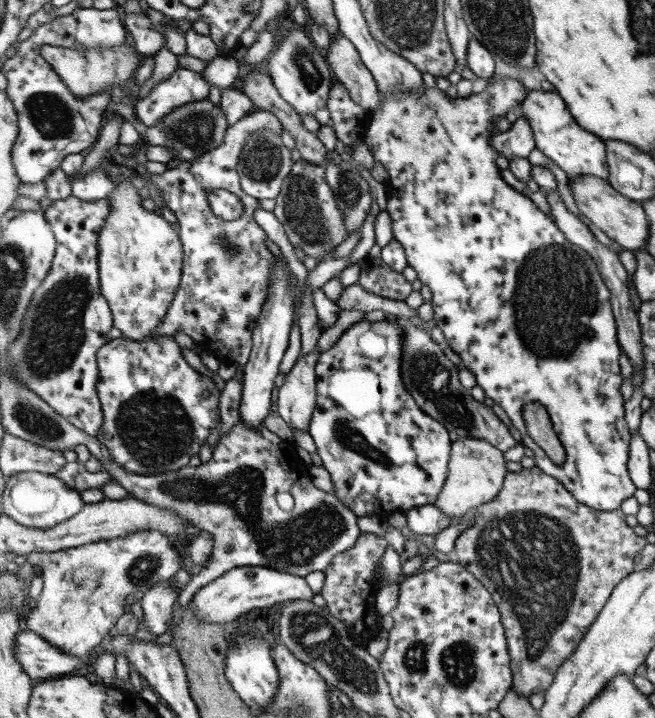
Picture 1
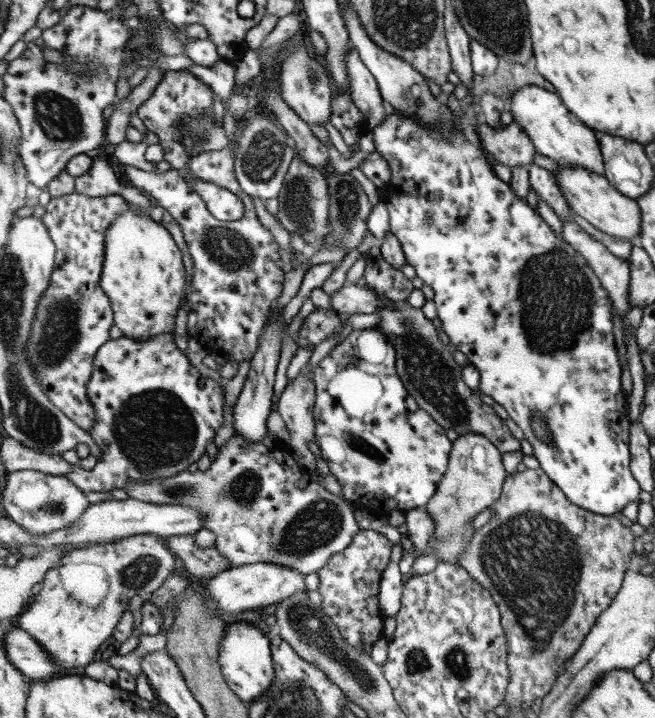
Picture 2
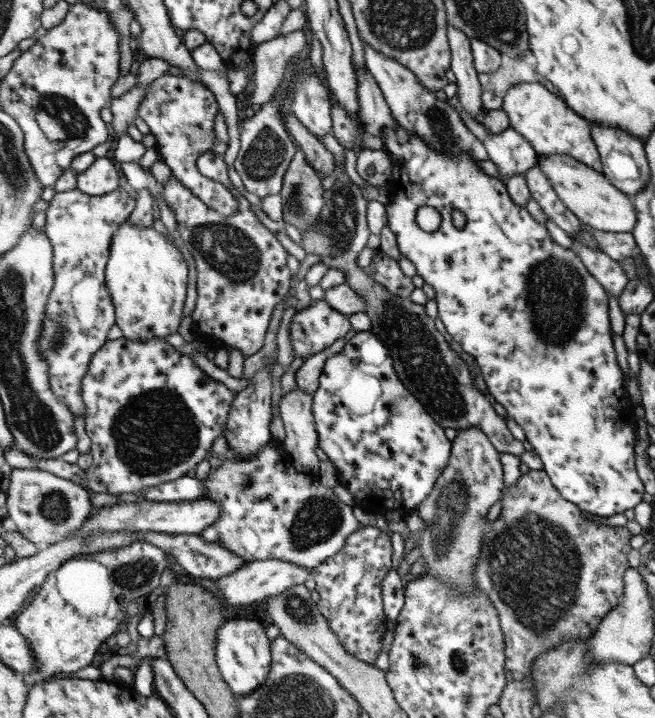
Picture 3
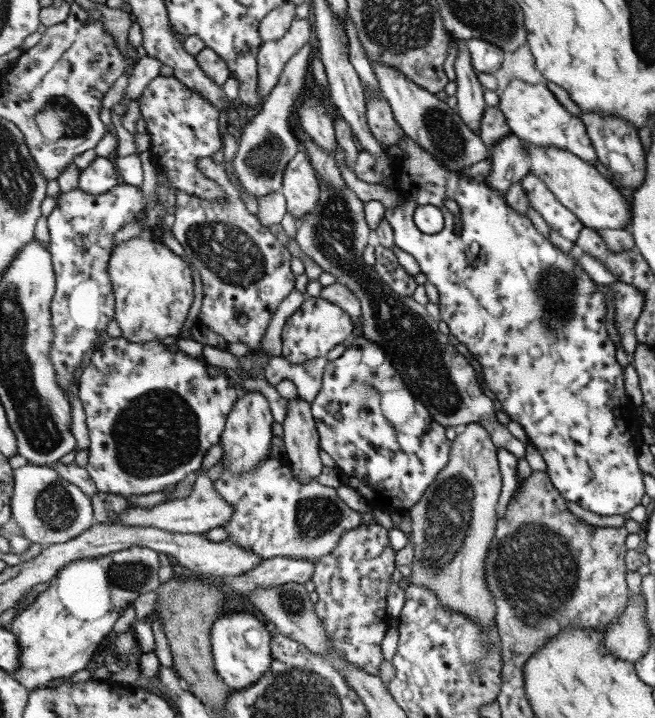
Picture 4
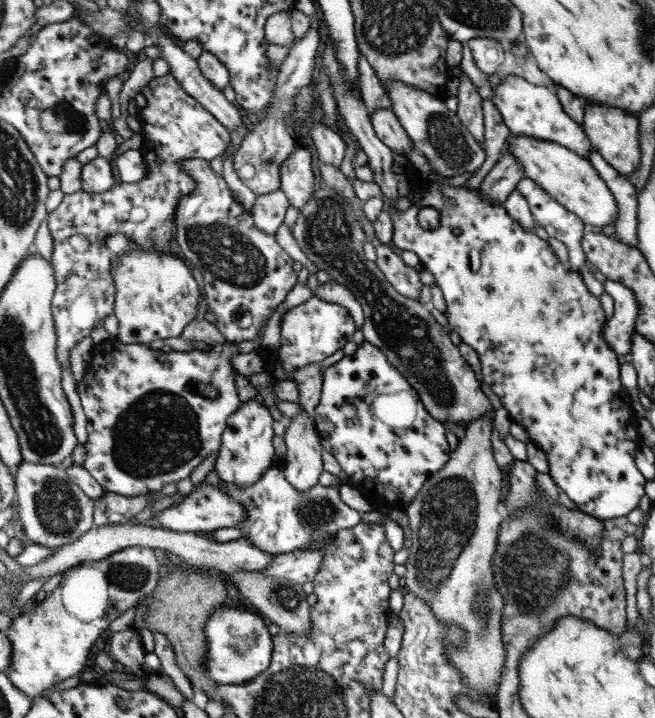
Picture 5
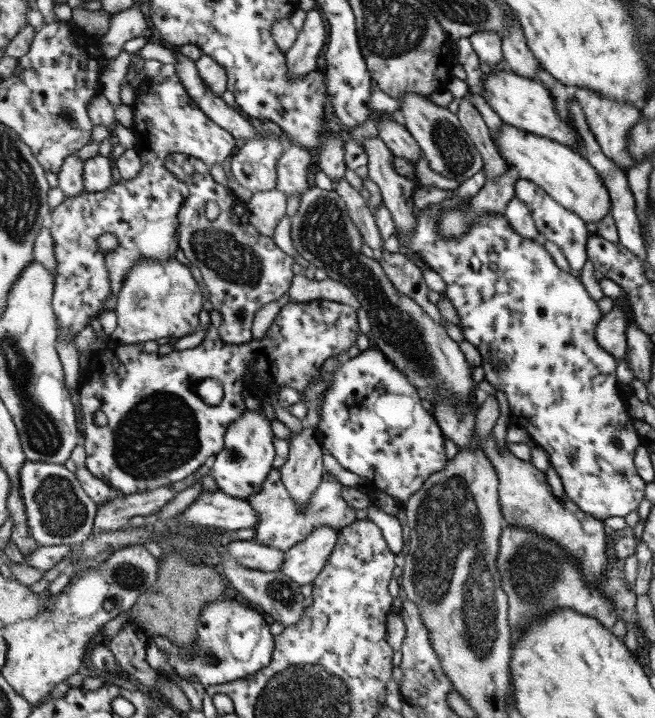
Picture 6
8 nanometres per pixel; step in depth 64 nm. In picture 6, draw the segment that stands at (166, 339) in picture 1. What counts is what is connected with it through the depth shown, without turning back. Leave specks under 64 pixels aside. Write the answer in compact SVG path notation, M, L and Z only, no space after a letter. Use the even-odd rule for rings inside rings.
M323 299L313 300L311 302L288 302L285 306L283 306L280 309L278 315L276 316L276 319L272 322L271 326L267 329L266 334L262 339L251 339L249 342L246 342L243 344L231 344L231 343L225 342L221 338L220 328L222 325L222 322L223 322L223 314L221 314L221 312L214 310L210 314L210 326L209 326L208 332L205 334L205 337L201 341L200 345L197 345L196 347L193 347L190 349L184 349L184 350L179 350L179 351L172 350L170 353L166 355L159 355L156 352L151 352L151 353L143 352L134 344L122 344L120 342L119 342L119 346L115 347L112 352L111 352L111 348L105 348L105 347L103 347L103 350L101 349L97 350L97 364L93 364L93 367L87 369L88 379L85 382L85 384L81 385L81 387L79 388L79 395L80 395L82 410L85 417L85 422L84 422L85 431L86 431L85 446L86 446L86 454L88 455L86 464L87 464L87 468L94 475L97 475L98 477L102 478L105 482L109 483L112 487L115 487L124 495L130 495L131 493L137 493L137 492L142 493L142 492L145 492L147 489L155 490L156 488L161 488L161 487L173 484L173 482L181 482L181 480L185 480L185 478L189 478L189 476L191 476L191 474L195 474L195 472L197 472L197 470L199 470L199 468L201 468L203 464L206 464L206 461L209 458L219 455L223 451L223 449L225 449L225 435L227 434L228 428L232 426L232 423L237 418L239 418L240 416L243 416L245 414L245 411L247 410L247 404L245 404L245 398L243 398L243 394L241 394L241 392L245 392L245 390L248 390L248 389L253 389L254 384L256 384L256 382L262 382L263 387L261 389L255 388L256 390L259 390L259 392L261 390L263 393L265 392L276 393L277 390L281 388L281 386L290 386L291 388L294 388L296 391L298 391L299 395L301 395L303 394L303 392L305 392L305 390L307 390L307 388L310 387L312 380L323 380L323 378L321 378L321 367L323 366L323 364L325 364L325 360L331 357L343 358L345 351L351 350L351 348L353 348L353 346L357 344L357 338L359 338L359 332L361 332L361 330L359 330L359 326L357 325L357 312L356 312L356 309L353 308L353 306L349 306L349 304L341 304L341 302L331 302L329 300L323 300ZM207 378L215 379L217 382L221 384L221 387L223 388L223 392L224 392L223 399L217 405L205 404L205 402L201 400L201 396L199 396L199 384L201 384L203 380L207 380ZM99 410L101 410L101 412L103 412L106 415L107 425L105 427L95 426L95 422L93 422L93 418L95 418L95 414L97 414Z

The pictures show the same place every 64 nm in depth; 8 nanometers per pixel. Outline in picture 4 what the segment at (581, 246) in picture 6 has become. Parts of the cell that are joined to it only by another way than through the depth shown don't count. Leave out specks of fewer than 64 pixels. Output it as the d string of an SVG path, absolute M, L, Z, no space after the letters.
M529 172L522 182L528 190L531 207L541 215L551 231L576 244L584 231L584 221L557 200L541 177Z

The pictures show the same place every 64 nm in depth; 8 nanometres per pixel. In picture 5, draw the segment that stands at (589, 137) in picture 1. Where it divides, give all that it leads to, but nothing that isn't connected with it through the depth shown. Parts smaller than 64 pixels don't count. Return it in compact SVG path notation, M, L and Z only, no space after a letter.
M511 75L501 78L500 83L494 88L493 101L513 133L565 145L585 158L592 154L592 140L583 124L569 118L553 89L533 84L522 76Z

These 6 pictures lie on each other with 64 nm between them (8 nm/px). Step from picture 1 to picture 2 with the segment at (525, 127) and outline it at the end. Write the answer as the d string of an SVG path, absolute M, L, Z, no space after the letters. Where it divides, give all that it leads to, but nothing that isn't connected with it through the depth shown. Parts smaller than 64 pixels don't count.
M481 115L476 124L484 147L499 164L509 168L533 165L536 146L521 124L513 122L508 127L491 127L485 121L485 115Z

